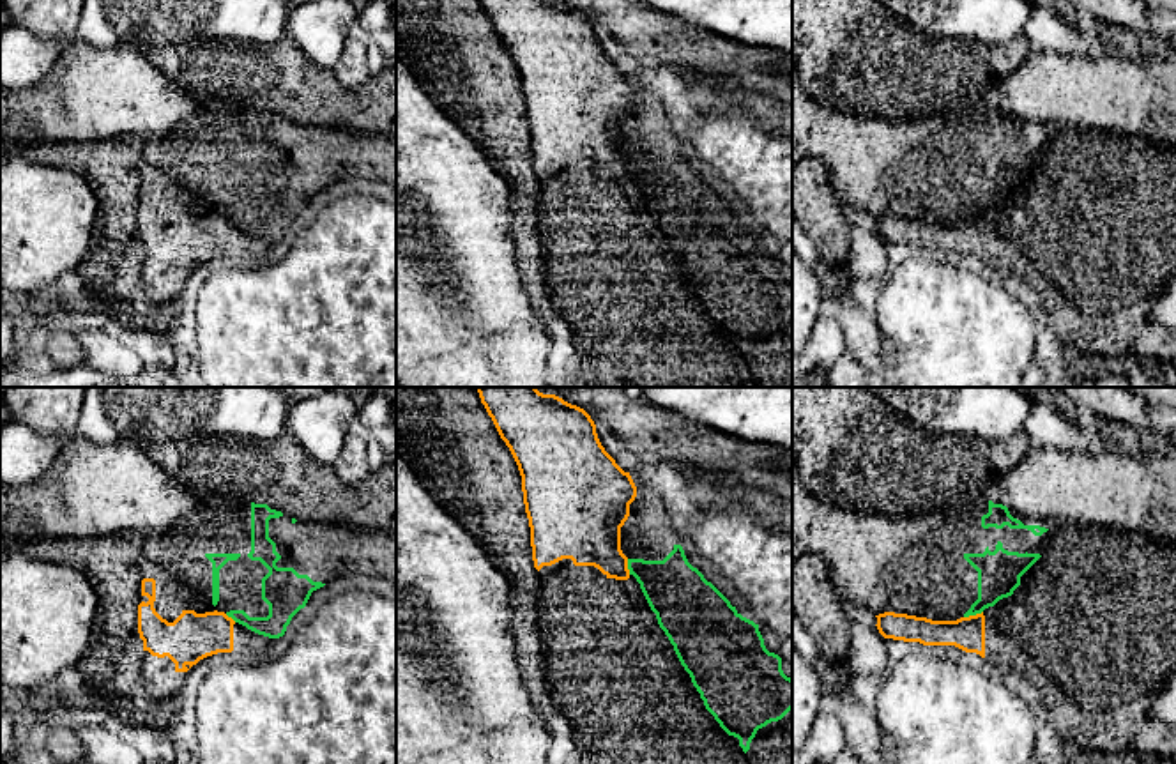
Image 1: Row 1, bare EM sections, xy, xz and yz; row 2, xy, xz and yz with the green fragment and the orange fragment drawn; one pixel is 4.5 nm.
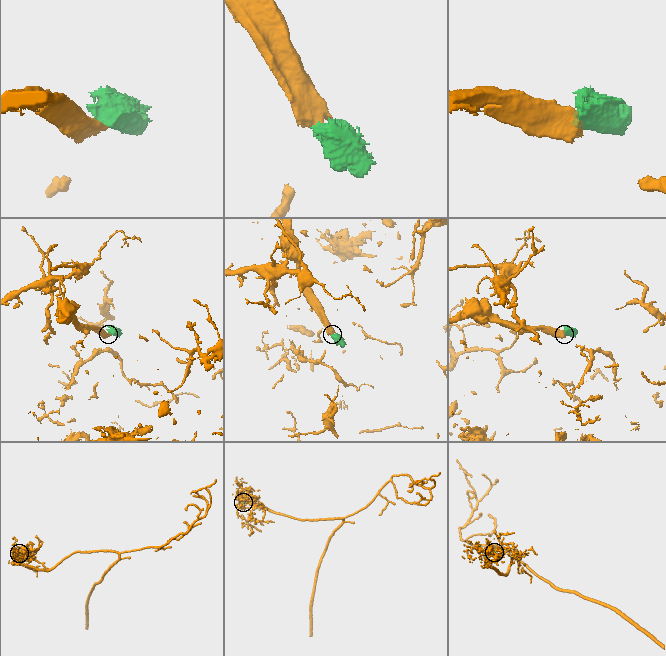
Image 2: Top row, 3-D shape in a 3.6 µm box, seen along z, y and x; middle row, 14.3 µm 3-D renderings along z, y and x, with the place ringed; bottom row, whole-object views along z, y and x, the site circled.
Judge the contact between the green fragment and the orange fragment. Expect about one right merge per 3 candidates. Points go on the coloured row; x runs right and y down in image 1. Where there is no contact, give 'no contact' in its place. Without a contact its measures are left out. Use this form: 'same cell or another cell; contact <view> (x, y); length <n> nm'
another cell; contact yz (973, 614); length 90 nm

